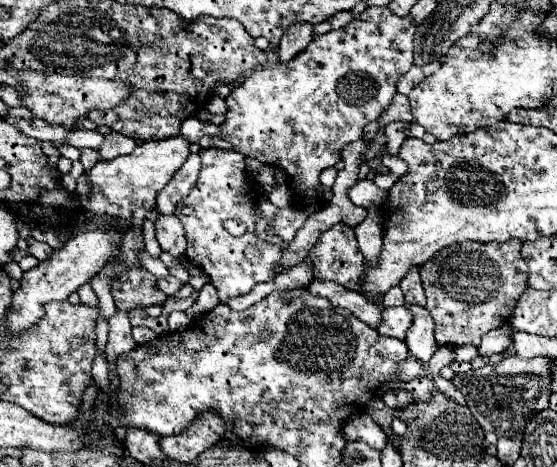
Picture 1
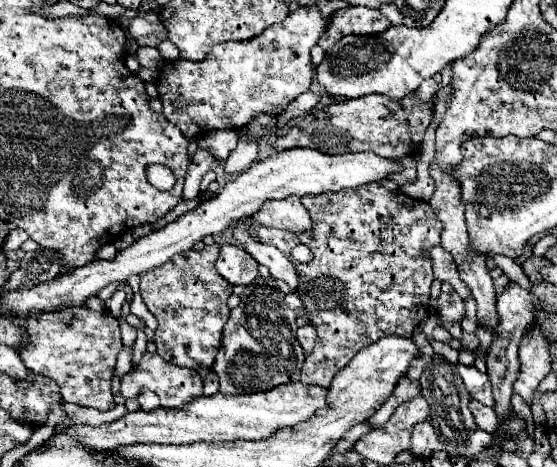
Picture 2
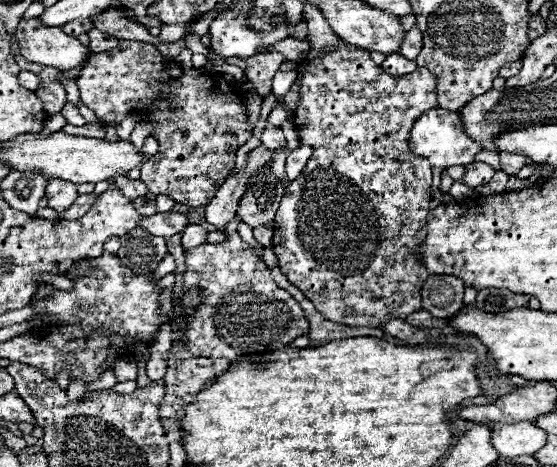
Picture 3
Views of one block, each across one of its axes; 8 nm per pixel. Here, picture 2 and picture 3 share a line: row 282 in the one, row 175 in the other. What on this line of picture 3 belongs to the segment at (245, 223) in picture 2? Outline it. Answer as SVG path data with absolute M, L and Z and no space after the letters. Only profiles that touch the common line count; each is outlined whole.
M300 144L296 150L290 152L288 160L286 160L286 176L288 180L296 180L296 176L304 170L308 158L312 158L312 148Z

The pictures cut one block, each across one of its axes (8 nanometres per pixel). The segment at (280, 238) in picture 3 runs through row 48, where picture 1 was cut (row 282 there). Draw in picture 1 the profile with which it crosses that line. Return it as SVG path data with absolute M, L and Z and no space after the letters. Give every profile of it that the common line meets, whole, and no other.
M334 224L330 230L322 232L318 242L310 248L306 262L312 266L314 278L318 280L332 280L348 290L360 292L360 276L364 276L364 256L358 250L358 242L354 230L346 224Z

